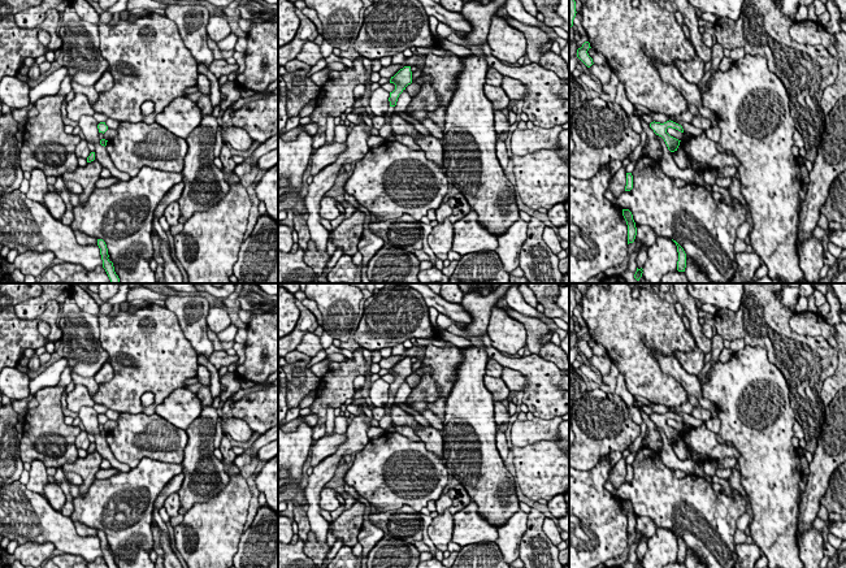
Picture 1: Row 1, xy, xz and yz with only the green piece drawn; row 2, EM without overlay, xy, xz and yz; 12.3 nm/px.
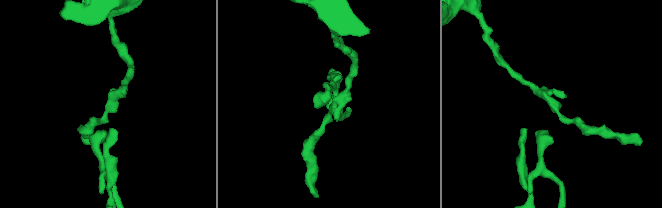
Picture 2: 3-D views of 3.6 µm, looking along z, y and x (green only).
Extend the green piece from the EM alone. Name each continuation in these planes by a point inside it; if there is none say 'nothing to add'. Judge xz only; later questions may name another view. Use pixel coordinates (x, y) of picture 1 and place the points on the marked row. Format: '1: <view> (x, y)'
1: xz (385, 131)

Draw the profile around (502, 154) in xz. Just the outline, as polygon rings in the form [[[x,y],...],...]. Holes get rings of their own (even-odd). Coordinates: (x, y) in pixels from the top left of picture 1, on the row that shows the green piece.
[[[499,136],[496,139],[495,148],[496,148],[496,157],[498,157],[499,162],[500,162],[500,166],[504,170],[508,166],[508,162],[509,162],[509,153],[507,151],[506,143],[502,142],[499,139]]]

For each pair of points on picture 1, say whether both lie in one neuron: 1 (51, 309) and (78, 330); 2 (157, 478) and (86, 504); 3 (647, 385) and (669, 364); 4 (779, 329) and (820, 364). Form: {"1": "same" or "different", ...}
{"1": "different", "2": "same", "3": "different", "4": "same"}

